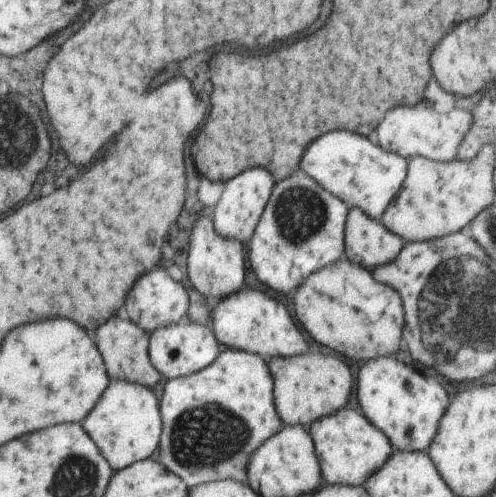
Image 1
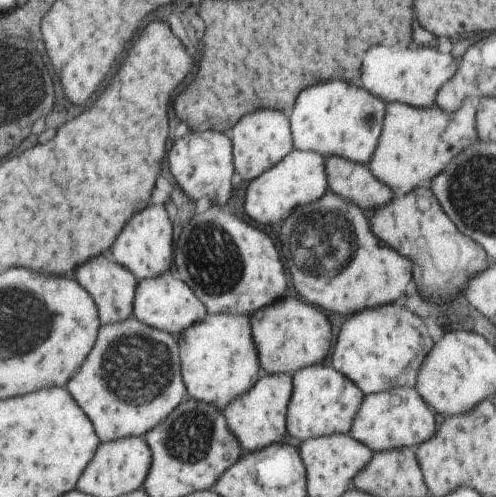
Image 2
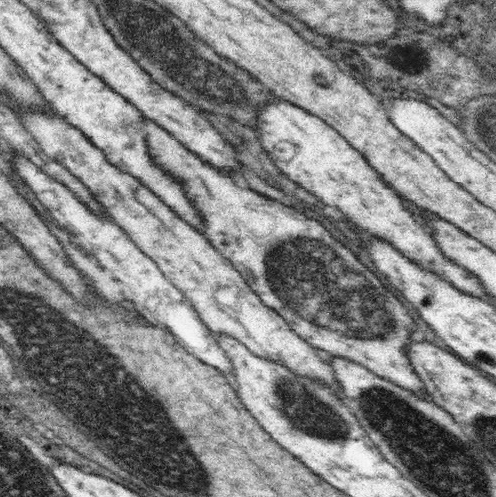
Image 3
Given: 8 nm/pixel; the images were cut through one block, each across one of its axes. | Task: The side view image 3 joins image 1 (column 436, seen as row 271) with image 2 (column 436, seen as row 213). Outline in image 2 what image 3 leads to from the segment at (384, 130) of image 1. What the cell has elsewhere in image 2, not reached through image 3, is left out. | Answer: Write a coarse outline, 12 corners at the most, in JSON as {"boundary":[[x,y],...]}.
{"boundary":[[373,46],[367,92],[429,108],[457,60],[435,48]]}

